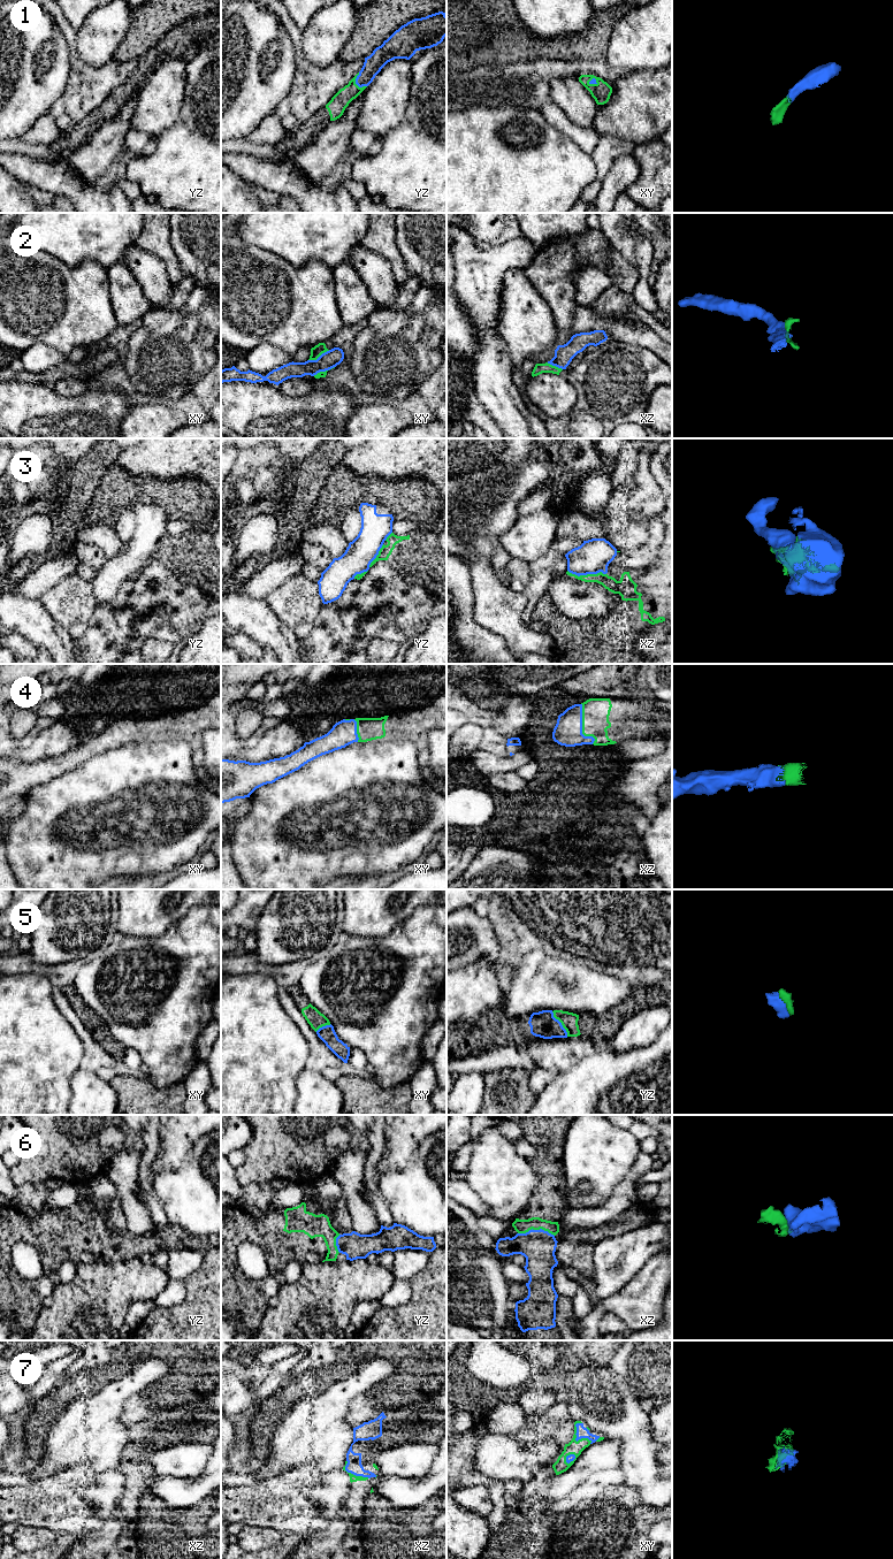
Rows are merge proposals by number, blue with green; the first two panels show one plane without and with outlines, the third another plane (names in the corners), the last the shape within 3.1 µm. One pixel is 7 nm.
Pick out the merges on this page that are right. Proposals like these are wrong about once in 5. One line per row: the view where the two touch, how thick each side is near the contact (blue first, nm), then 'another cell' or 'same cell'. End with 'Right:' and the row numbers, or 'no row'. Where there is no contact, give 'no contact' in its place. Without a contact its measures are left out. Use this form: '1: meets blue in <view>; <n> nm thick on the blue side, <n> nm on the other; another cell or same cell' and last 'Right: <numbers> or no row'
1: meets blue in yz; 130 nm thick on the blue side, 120 nm on the other; same cell
2: meets blue in xy; 120 nm thick on the blue side, 80 nm on the other; another cell
3: meets blue in xz; 240 nm thick on the blue side, 100 nm on the other; another cell
4: meets blue in xz; 200 nm thick on the blue side, 190 nm on the other; same cell
5: meets blue in yz; 180 nm thick on the blue side, 120 nm on the other; same cell
6: meets blue in xz; 240 nm thick on the blue side, 100 nm on the other; same cell
7: meets blue in xy; 80 nm thick on the blue side, 100 nm on the other; same cell
Right: 1, 4, 5, 6, 7

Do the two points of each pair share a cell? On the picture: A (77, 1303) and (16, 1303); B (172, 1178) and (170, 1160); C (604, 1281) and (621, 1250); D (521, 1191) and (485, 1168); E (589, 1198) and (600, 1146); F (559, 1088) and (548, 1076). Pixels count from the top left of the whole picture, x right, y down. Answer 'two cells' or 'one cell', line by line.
A: two cells
B: two cells
C: one cell
D: one cell
E: one cell
F: two cells

